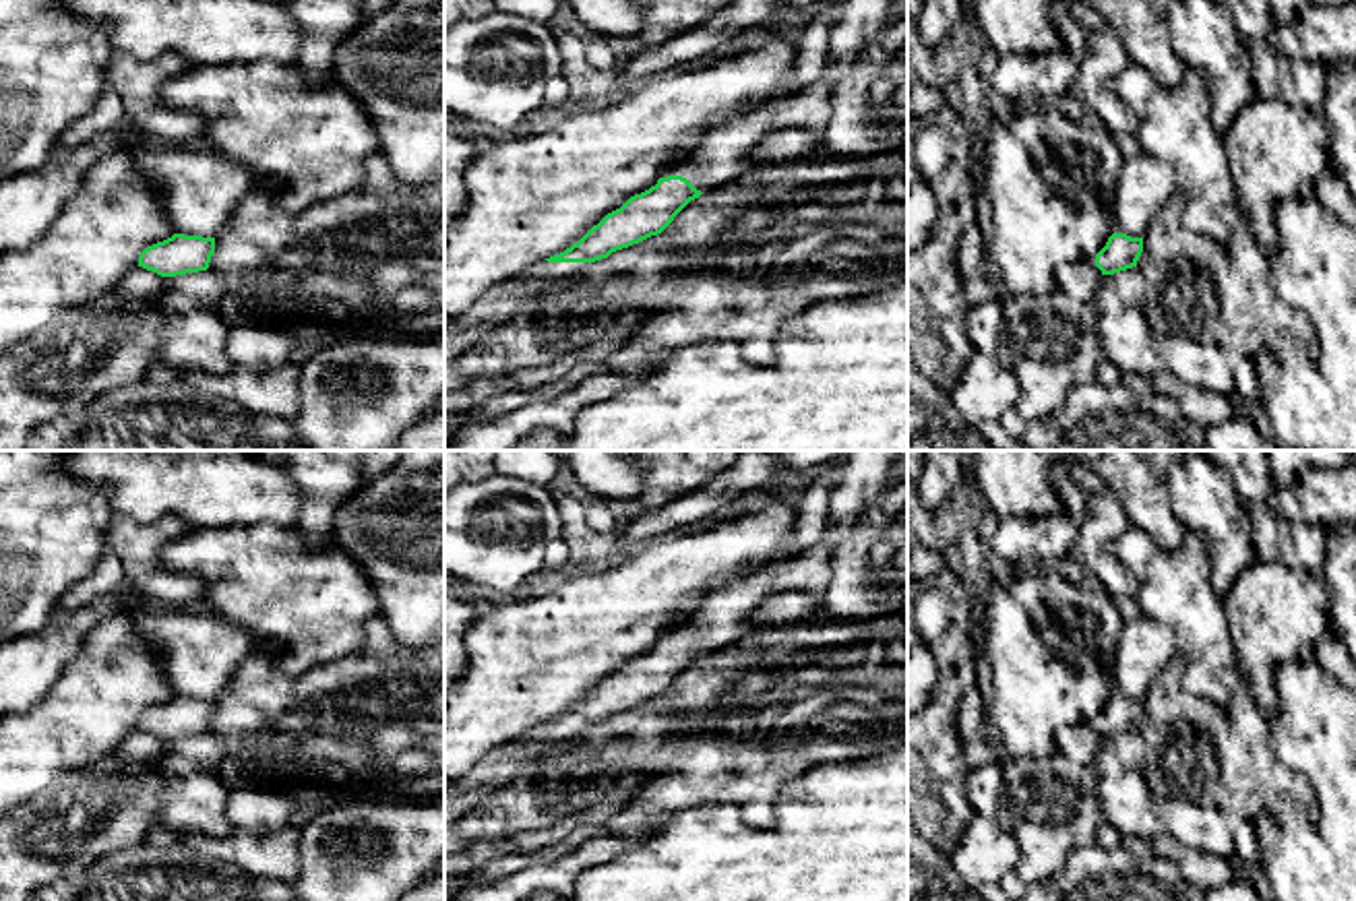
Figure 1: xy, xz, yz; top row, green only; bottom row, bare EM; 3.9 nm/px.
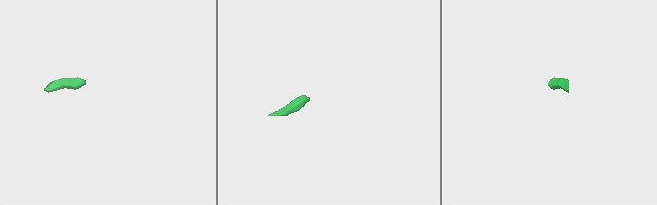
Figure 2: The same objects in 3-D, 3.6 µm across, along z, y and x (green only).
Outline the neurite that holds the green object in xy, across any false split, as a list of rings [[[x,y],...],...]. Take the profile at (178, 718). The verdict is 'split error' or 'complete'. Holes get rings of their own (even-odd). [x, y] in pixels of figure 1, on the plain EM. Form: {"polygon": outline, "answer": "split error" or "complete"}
{"polygon": [[[174,696],[145,711],[138,729],[161,740],[207,734],[215,715],[215,701]]], "answer": "complete"}

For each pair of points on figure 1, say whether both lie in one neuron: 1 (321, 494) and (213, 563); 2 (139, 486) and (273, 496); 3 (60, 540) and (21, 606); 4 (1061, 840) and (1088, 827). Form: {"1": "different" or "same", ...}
{"1": "different", "2": "same", "3": "same", "4": "same"}

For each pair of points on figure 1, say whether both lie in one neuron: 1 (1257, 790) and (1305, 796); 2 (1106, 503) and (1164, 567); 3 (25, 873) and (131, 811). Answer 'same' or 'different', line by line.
1: same
2: different
3: same

